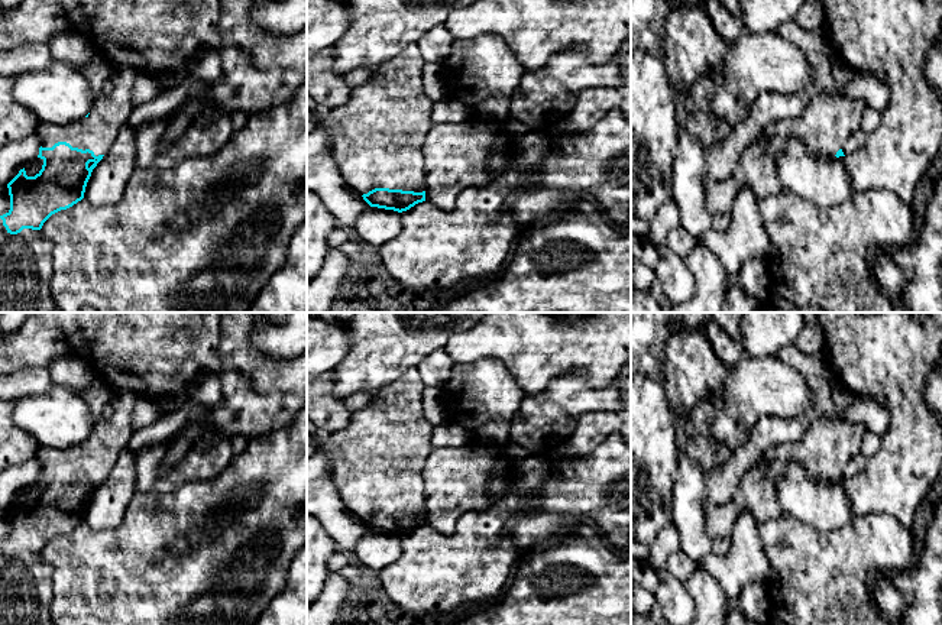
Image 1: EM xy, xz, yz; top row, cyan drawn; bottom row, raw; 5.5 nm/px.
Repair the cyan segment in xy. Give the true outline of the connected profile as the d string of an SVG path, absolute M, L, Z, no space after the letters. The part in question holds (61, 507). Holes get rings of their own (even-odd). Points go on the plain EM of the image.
M114 392L110 401L111 415L100 418L84 443L67 448L38 448L35 457L41 466L39 479L7 508L10 534L0 540L0 625L54 625L52 566L41 553L52 538L84 522L93 493L132 437L132 414L137 402L137 395Z

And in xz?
M417 367L408 369L391 386L372 392L369 404L343 430L321 438L321 448L331 456L334 486L343 505L370 531L402 537L425 525L421 472L433 448L434 427L423 414L424 388Z

